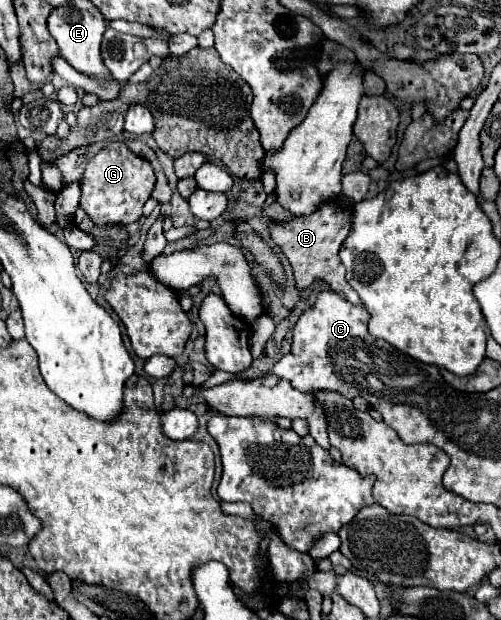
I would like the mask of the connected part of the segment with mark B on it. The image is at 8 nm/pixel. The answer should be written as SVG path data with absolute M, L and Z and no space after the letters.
M328 202L310 216L300 216L290 222L276 222L270 226L272 242L278 244L282 248L282 254L290 260L300 290L308 288L314 280L324 280L326 284L330 284L330 290L344 296L352 304L360 304L358 294L348 284L344 264L340 262L338 256L338 250L350 232L350 224L352 224L352 212L342 210L336 202Z

